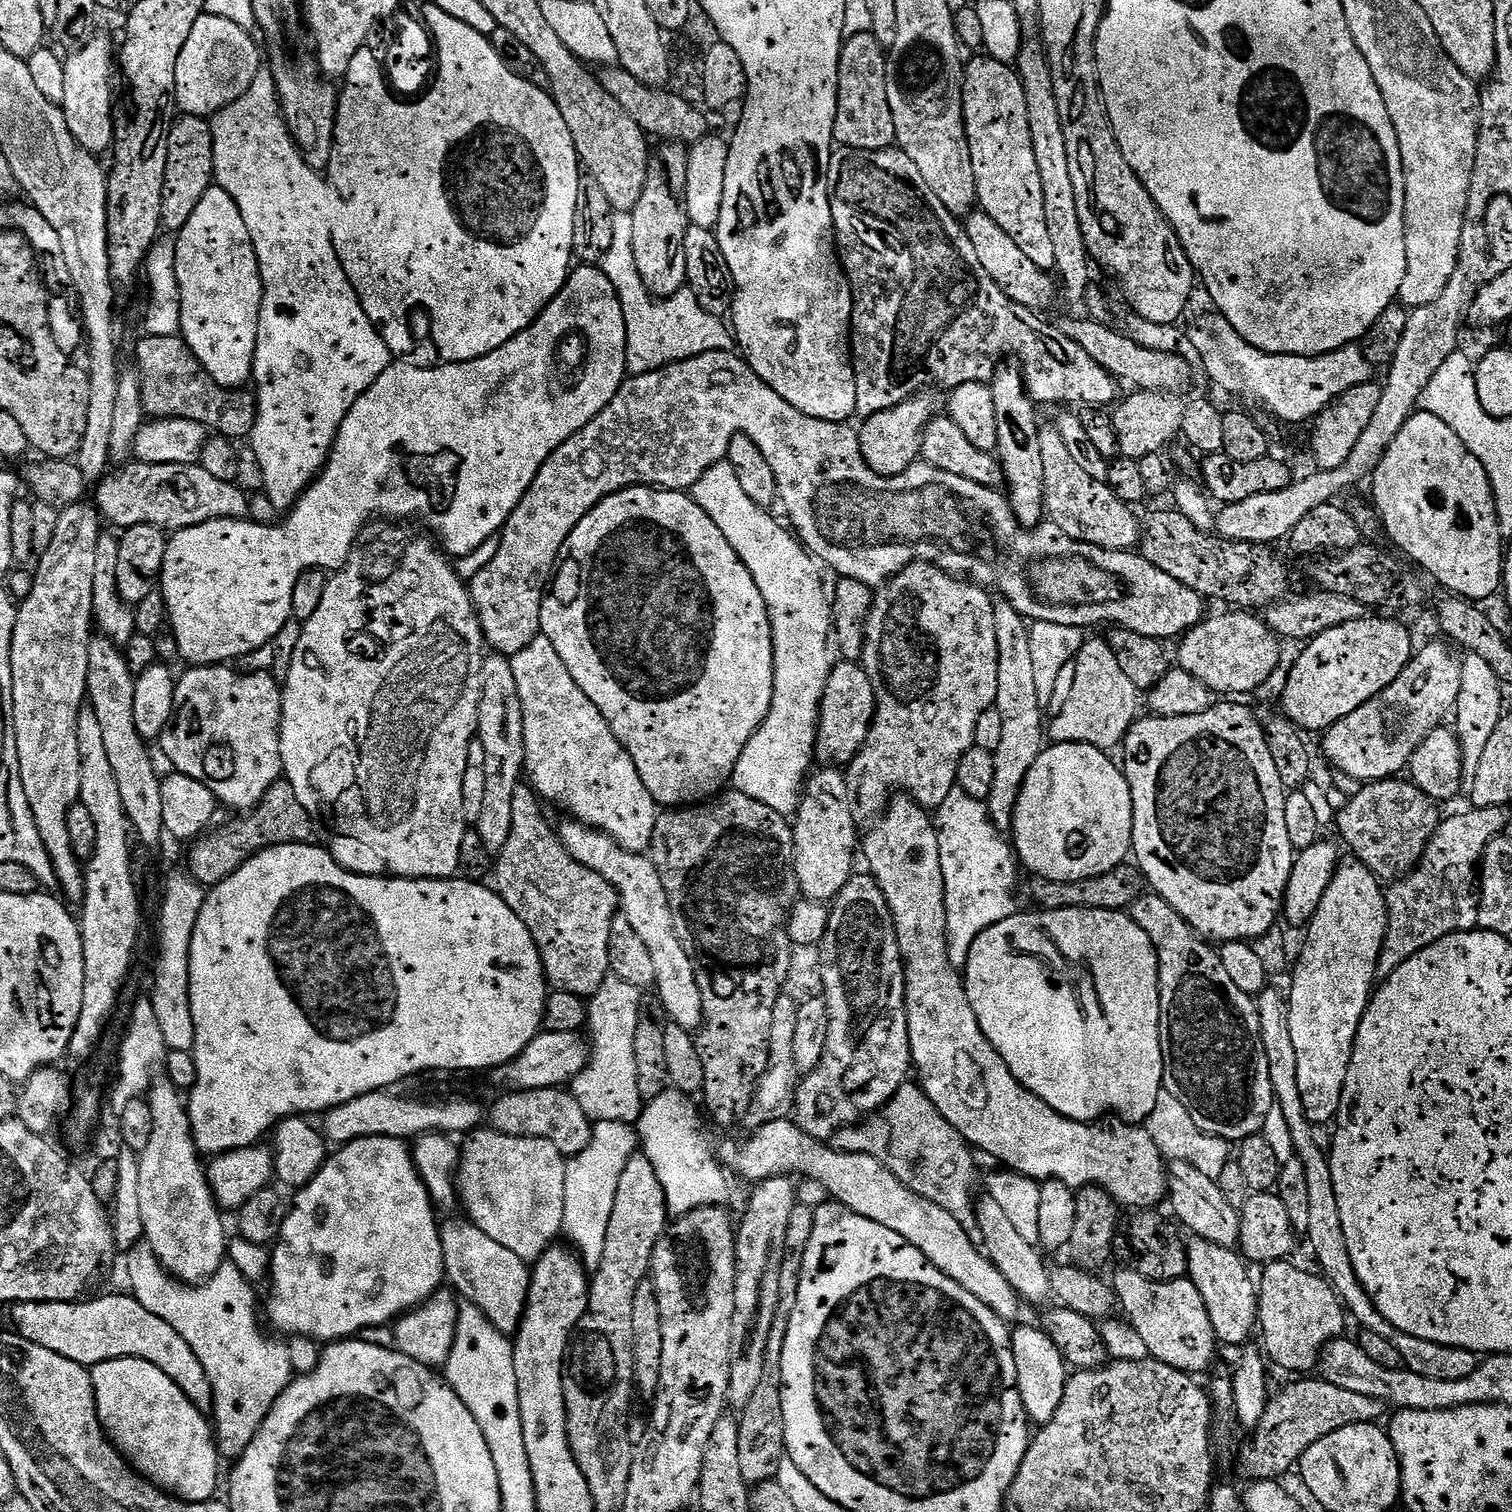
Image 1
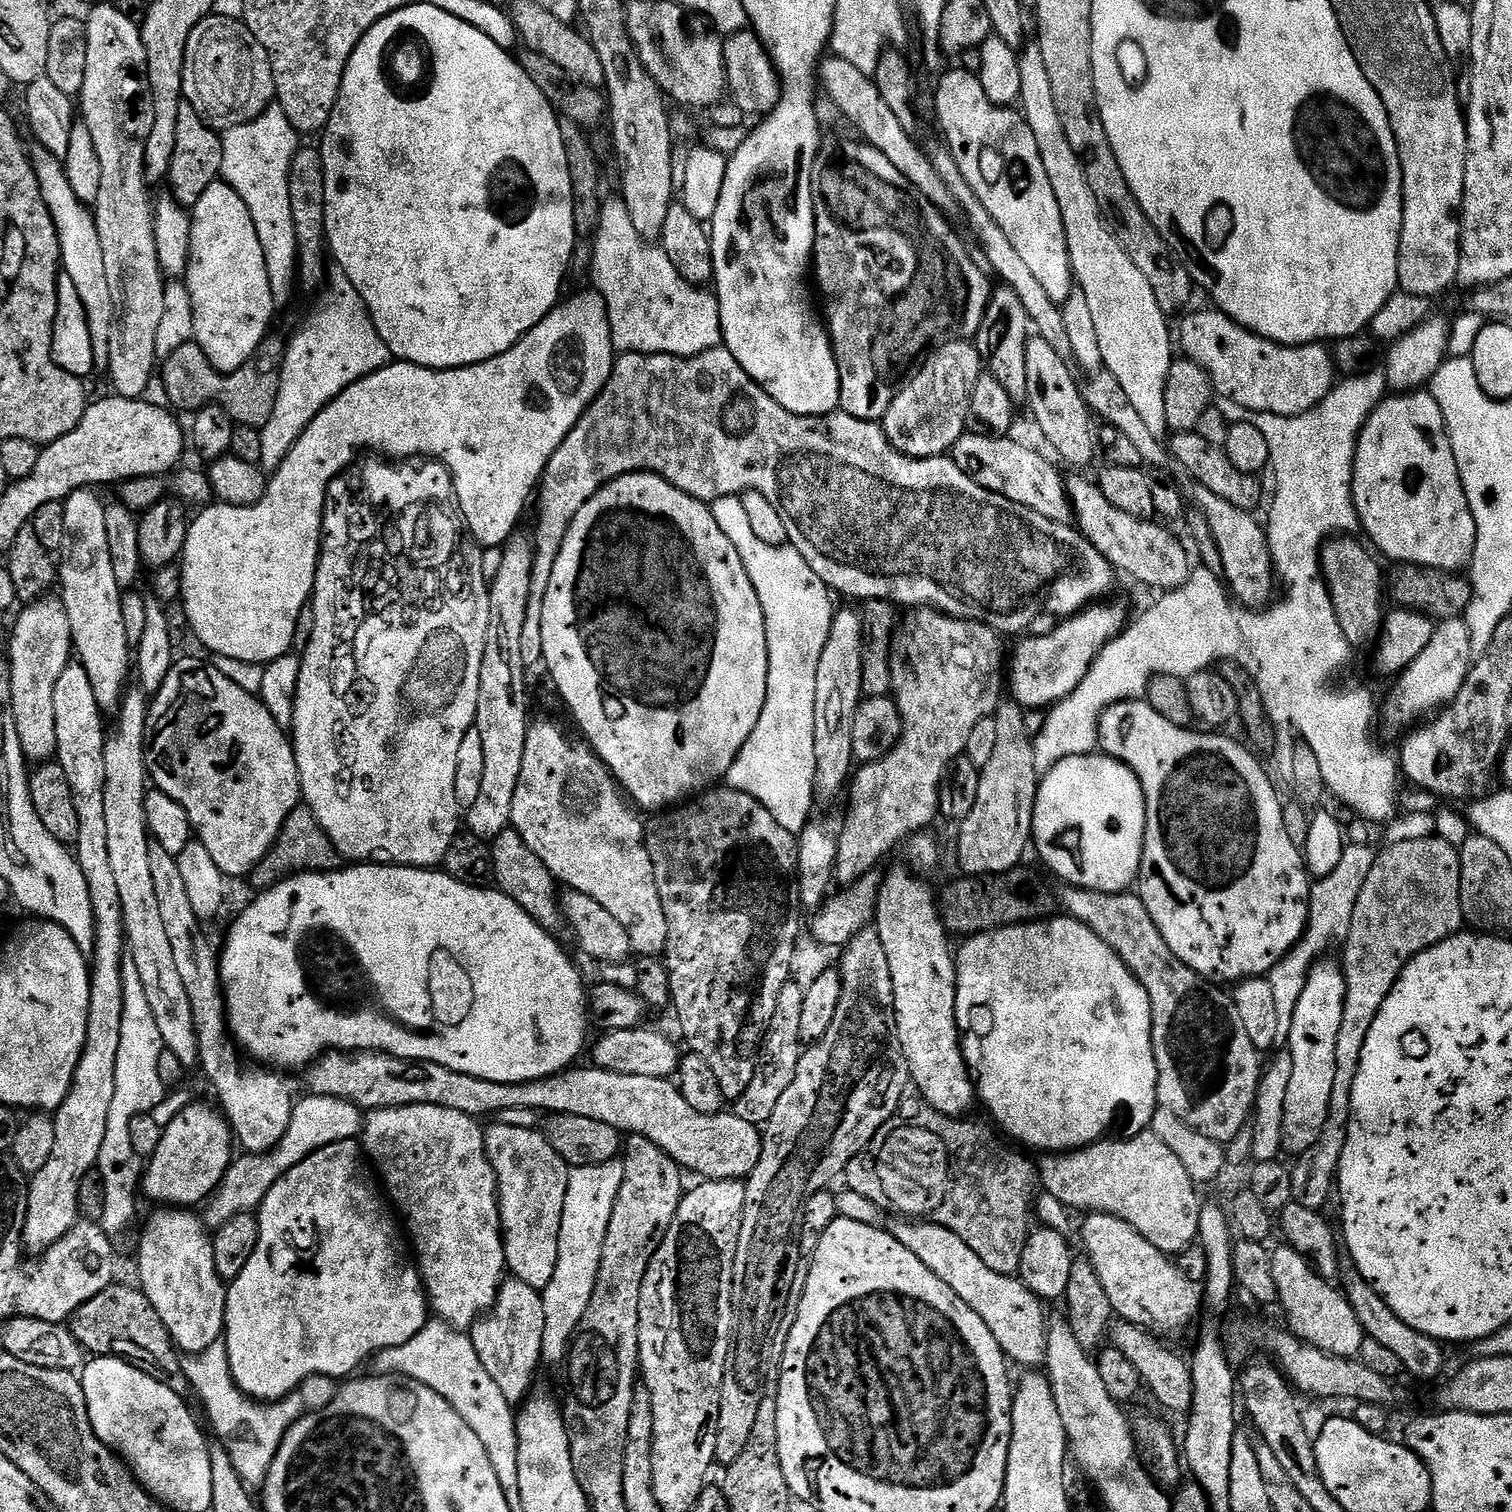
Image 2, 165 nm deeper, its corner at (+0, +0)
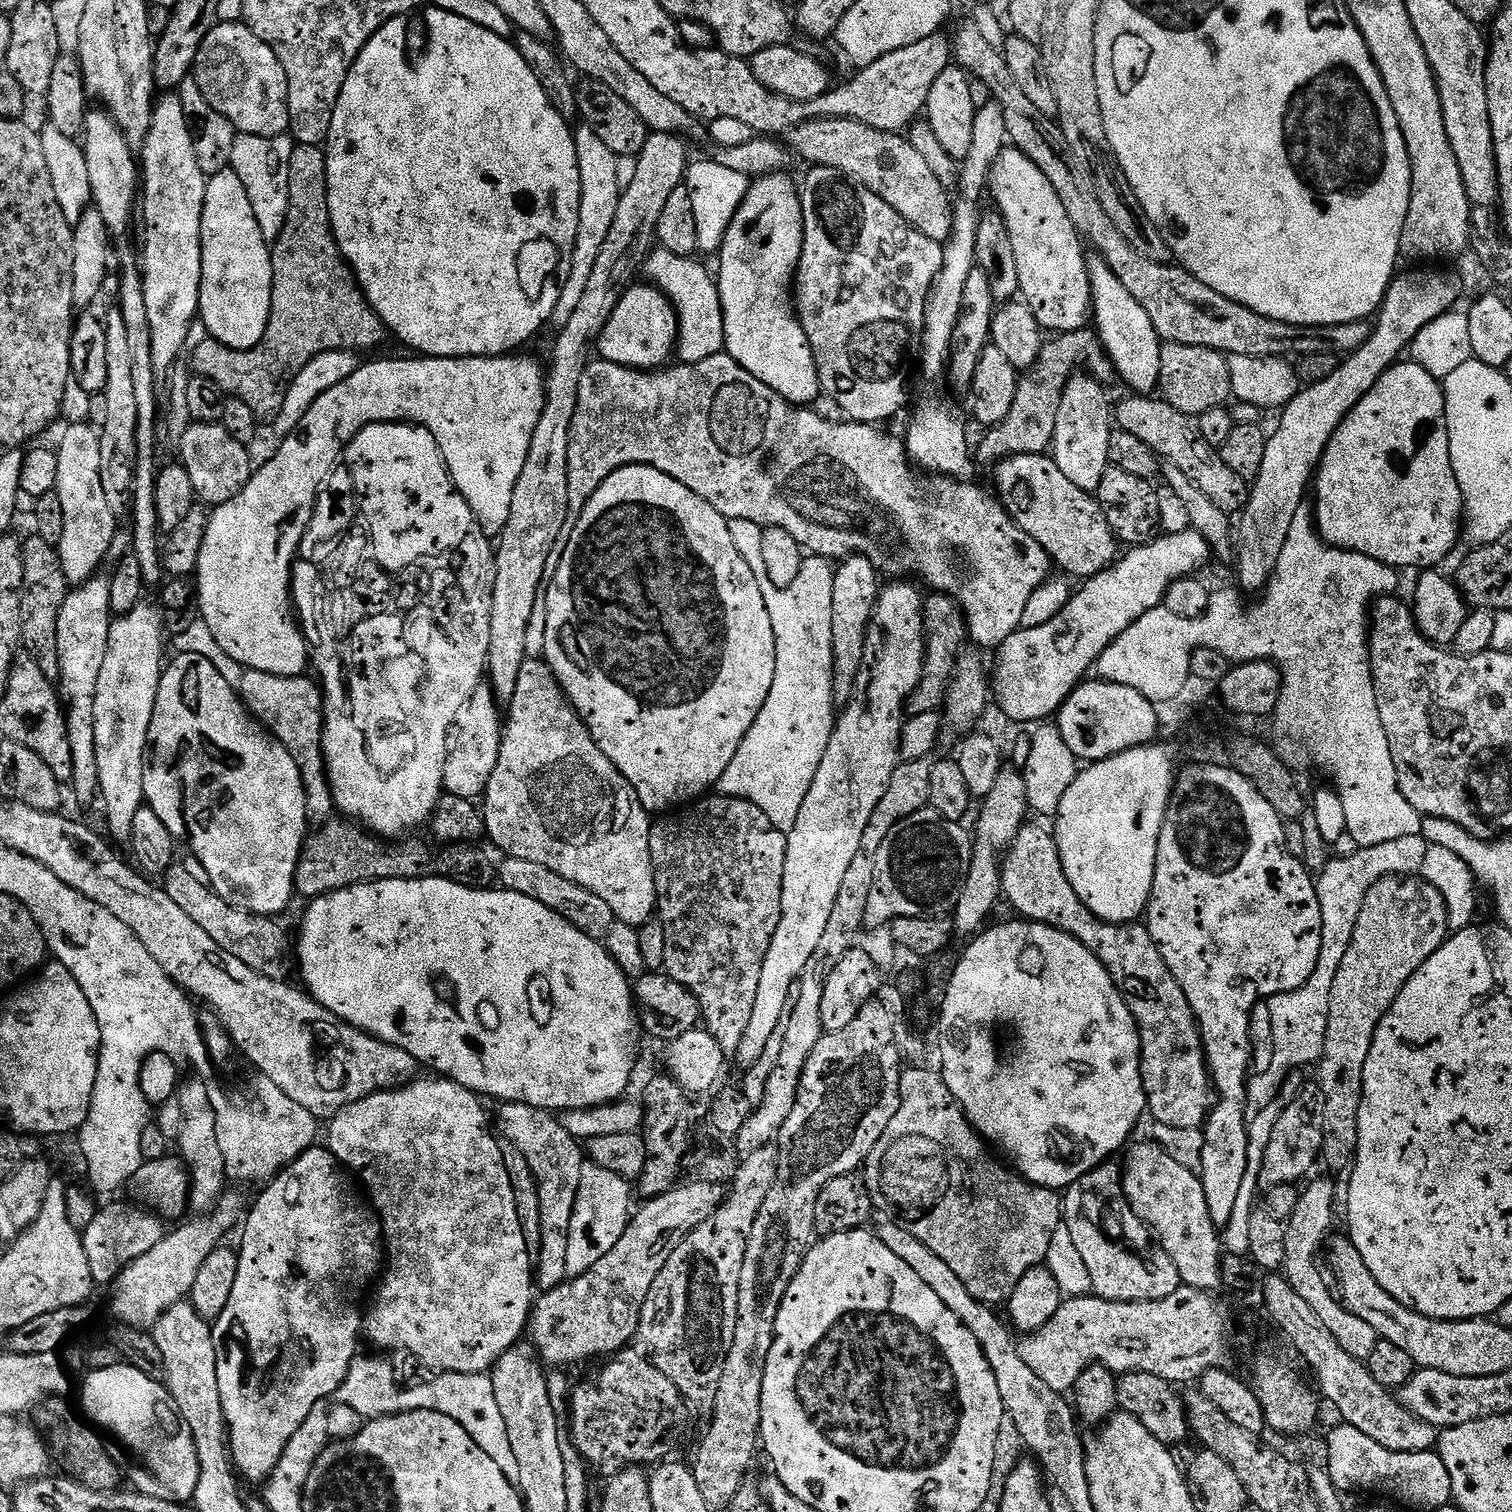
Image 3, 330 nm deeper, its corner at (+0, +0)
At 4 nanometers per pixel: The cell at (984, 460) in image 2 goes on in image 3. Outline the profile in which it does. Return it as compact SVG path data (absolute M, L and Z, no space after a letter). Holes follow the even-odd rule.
M1051 455L1009 456L995 465L996 492L1004 509L1027 536L1034 538L1057 569L1072 576L1097 576L1117 559L1118 541L1095 495L1074 486Z

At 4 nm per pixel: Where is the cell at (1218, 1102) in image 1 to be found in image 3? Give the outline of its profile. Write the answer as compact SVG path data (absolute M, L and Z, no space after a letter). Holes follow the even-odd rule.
M1032 822L1025 823L1014 842L1002 857L1000 866L1000 891L1005 901L1012 903L1017 917L1033 924L1045 924L1057 928L1067 936L1072 936L1100 960L1105 971L1124 995L1126 1006L1140 1032L1140 1073L1144 1083L1144 1099L1147 1111L1152 1112L1152 1120L1170 1128L1200 1128L1208 1119L1208 1113L1214 1103L1214 1089L1210 1083L1208 1065L1204 1059L1204 1046L1200 1039L1200 1029L1186 1002L1184 991L1174 977L1168 973L1168 967L1162 962L1162 956L1154 946L1147 927L1143 923L1133 922L1123 926L1105 924L1081 902L1074 894L1074 886L1064 877L1064 867L1060 861L1060 851L1056 846L1055 835Z

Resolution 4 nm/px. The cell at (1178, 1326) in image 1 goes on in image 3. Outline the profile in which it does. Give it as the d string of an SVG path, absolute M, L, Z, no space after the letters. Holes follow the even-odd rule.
M1103 1171L1087 1172L1083 1180L1079 1180L1063 1193L1062 1224L1070 1230L1074 1237L1074 1247L1082 1253L1082 1262L1086 1262L1086 1270L1090 1270L1092 1292L1103 1300L1118 1302L1138 1302L1139 1300L1165 1300L1174 1290L1181 1288L1178 1266L1166 1254L1154 1239L1148 1225L1143 1224L1134 1214L1134 1210L1124 1199L1124 1192L1119 1183L1111 1184L1104 1180Z

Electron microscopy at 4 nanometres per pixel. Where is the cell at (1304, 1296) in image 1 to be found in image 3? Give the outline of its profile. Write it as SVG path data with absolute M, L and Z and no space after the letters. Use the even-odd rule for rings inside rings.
M1316 1180L1308 1189L1305 1187L1301 1191L1298 1206L1294 1206L1294 1214L1286 1222L1286 1258L1282 1272L1290 1286L1294 1286L1298 1295L1317 1312L1320 1321L1330 1329L1330 1334L1338 1338L1338 1346L1356 1360L1367 1362L1378 1339L1376 1331L1367 1322L1362 1322L1362 1318L1348 1312L1316 1265L1316 1251L1325 1247L1326 1237L1333 1231L1332 1203L1335 1200L1336 1188L1328 1180Z

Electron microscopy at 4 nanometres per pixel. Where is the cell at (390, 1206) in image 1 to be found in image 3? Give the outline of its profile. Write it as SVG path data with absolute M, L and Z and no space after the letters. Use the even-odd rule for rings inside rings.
M313 1146L305 1150L294 1163L288 1165L265 1187L268 1189L257 1198L252 1213L250 1208L242 1224L244 1237L241 1238L240 1244L238 1243L240 1253L238 1278L234 1278L234 1290L230 1294L230 1302L226 1302L226 1310L222 1310L220 1317L212 1324L212 1337L218 1362L218 1394L222 1394L222 1410L224 1423L228 1426L228 1447L232 1463L245 1481L248 1479L250 1483L257 1486L263 1485L271 1476L290 1438L294 1438L294 1434L310 1418L312 1411L321 1407L324 1401L320 1400L326 1399L327 1396L335 1397L339 1393L342 1382L353 1371L354 1361L358 1356L356 1347L360 1344L360 1336L362 1340L362 1312L356 1309L356 1304L352 1301L352 1287L360 1288L367 1280L377 1279L382 1268L382 1261L386 1256L386 1249L384 1226L380 1223L380 1217L363 1199L360 1201L356 1197L355 1187L357 1188L357 1185L341 1171L327 1147Z

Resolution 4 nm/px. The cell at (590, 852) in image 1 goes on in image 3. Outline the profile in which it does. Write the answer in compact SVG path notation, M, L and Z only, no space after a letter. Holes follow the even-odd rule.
M529 658L522 662L522 670L518 670L518 684L514 686L514 698L507 701L506 704L506 719L502 724L502 735L500 738L500 753L498 754L498 766L494 766L493 773L490 774L489 784L486 786L482 795L482 815L484 817L484 830L487 839L492 839L498 847L501 848L501 853L513 856L514 858L526 858L526 862L535 862L537 866L546 866L546 870L554 870L554 874L562 874L562 878L566 878L566 882L574 882L578 886L582 886L586 890L590 890L594 894L598 894L598 898L602 898L602 902L606 902L606 906L610 906L610 910L616 915L617 921L622 924L629 924L631 928L638 929L641 925L653 919L654 913L657 911L656 906L656 883L654 882L654 866L650 858L650 830L652 829L653 821L650 819L650 813L642 806L642 802L634 794L634 790L626 782L626 778L619 770L612 765L610 758L606 758L606 754L602 754L602 750L592 741L592 736L588 732L588 727L577 714L576 709L572 707L572 703L564 695L563 688L556 681L556 675L552 673L552 668L547 660L543 658Z

